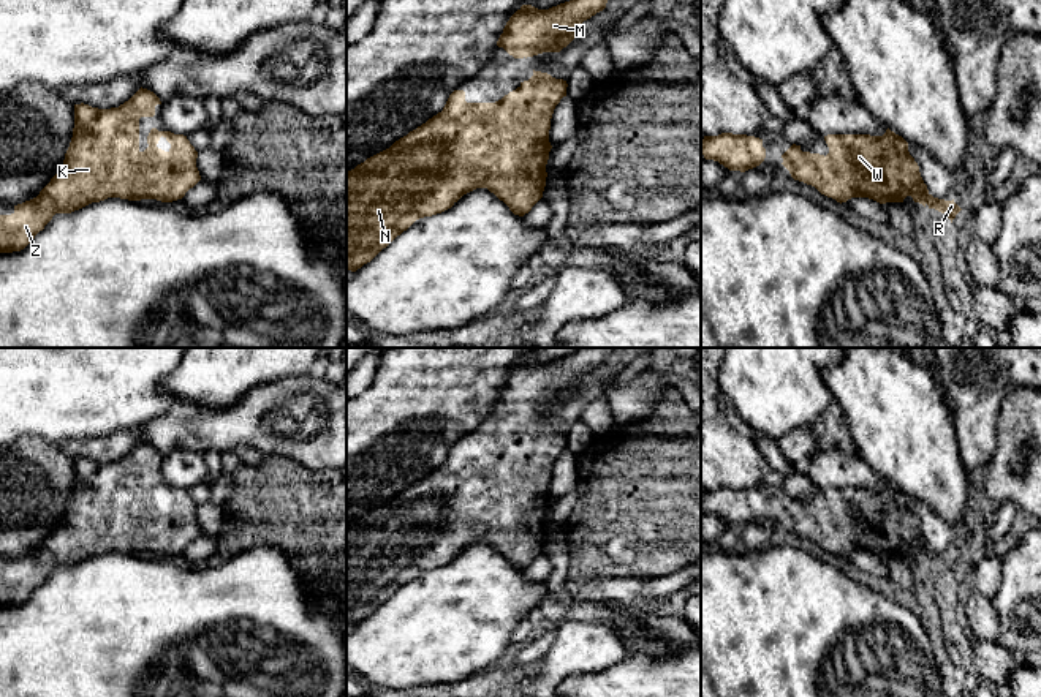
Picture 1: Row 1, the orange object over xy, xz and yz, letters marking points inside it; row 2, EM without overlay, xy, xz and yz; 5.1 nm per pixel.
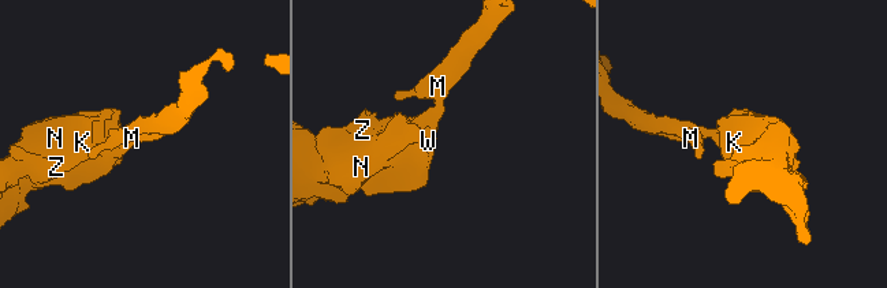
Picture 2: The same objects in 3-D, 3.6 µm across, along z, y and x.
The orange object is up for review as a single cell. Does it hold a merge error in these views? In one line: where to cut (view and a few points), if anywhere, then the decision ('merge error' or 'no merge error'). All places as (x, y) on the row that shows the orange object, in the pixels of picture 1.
no cut | no merge error

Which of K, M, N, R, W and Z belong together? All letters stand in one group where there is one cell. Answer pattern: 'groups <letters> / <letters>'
groups K M N R W Z

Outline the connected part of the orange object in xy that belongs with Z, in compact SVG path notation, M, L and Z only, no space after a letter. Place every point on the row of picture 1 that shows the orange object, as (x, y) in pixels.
M142 87L119 107L74 104L73 138L62 169L36 198L14 205L11 215L0 215L0 253L24 250L55 213L71 213L108 198L161 202L182 199L201 180L198 152L187 136L152 128L147 136L149 147L139 150L139 119L153 117L157 104L161 104L160 98Z

